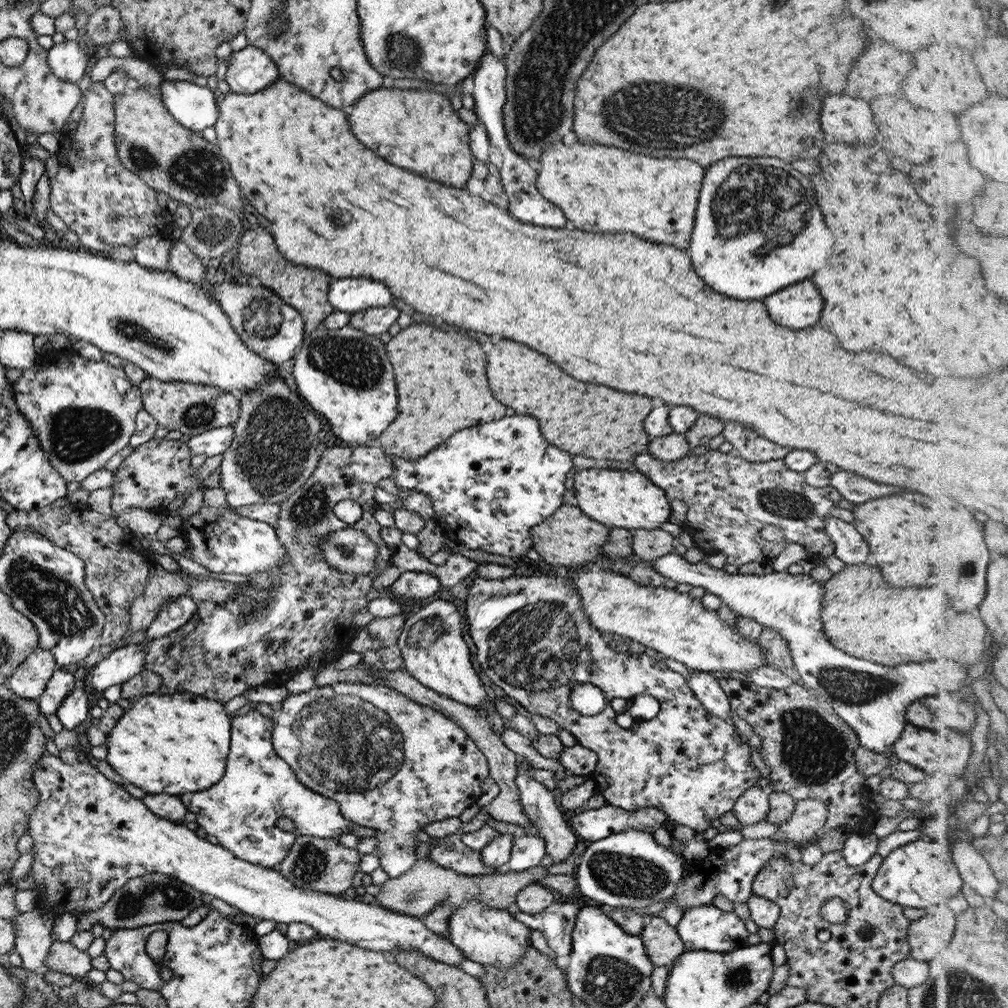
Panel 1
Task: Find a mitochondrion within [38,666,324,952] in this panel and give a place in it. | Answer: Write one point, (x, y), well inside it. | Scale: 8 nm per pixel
(167, 895)

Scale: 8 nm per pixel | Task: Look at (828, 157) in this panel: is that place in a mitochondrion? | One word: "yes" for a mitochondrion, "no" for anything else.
no

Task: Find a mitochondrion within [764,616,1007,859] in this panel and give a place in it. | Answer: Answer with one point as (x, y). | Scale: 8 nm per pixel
(814, 752)

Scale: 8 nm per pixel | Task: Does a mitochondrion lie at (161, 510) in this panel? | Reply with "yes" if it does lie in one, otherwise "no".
no

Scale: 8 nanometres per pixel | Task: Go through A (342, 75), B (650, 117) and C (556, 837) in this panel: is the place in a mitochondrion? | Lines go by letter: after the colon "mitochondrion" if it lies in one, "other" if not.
A: other
B: mitochondrion
C: other

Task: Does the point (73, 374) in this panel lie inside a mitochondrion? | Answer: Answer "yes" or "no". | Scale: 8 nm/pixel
no

